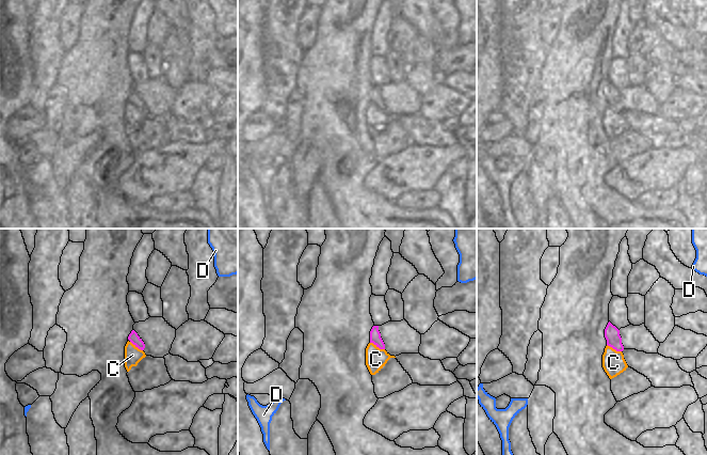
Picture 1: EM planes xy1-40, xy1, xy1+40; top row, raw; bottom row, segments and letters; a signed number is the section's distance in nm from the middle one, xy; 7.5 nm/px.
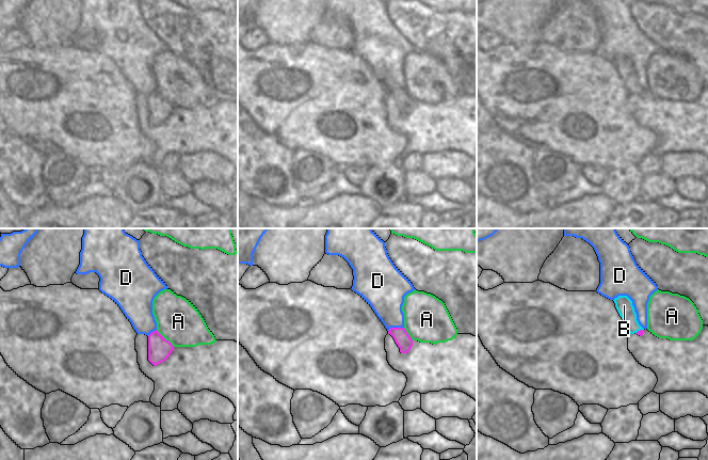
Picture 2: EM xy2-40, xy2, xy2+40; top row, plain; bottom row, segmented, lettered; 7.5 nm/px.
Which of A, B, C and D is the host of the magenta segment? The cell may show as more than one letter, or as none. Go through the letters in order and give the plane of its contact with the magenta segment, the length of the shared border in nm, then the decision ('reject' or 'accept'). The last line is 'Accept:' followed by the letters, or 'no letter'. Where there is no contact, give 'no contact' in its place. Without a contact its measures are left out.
A: xy2-40 | 190 nm | reject
B: xy2+40 | 70 nm | accept
C: xy1 | 130 nm | reject
D: xy2 | 120 nm | reject
Accept: B

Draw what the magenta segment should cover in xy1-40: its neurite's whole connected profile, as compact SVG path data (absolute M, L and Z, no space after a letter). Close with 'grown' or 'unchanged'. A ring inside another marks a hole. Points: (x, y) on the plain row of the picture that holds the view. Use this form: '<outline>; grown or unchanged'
M132 91L131 94L128 97L128 100L139 110L144 111L145 105L142 101L142 99L138 96L138 94Z; unchanged

